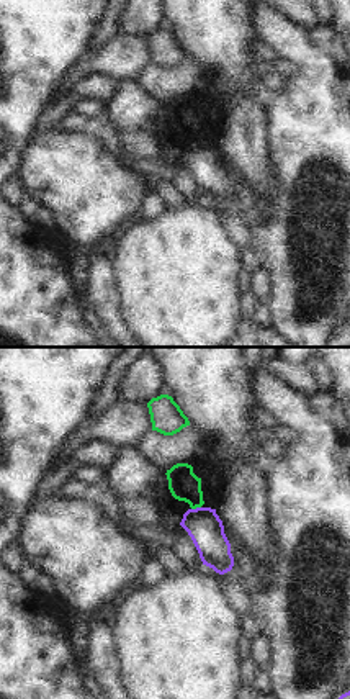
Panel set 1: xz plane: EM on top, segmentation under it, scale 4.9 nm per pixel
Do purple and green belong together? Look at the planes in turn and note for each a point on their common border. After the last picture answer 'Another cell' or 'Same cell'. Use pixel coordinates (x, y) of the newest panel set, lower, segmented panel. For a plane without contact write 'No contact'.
Touches purple at (197, 508)

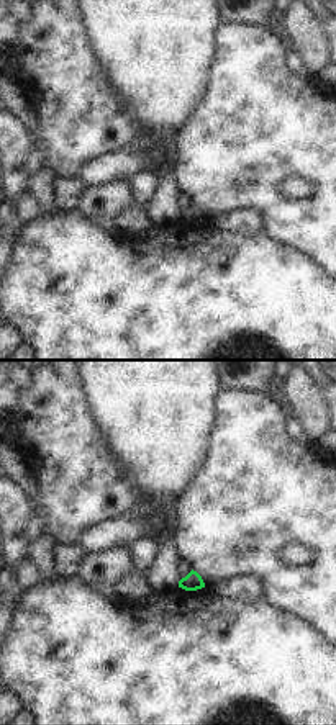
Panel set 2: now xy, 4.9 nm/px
No contact

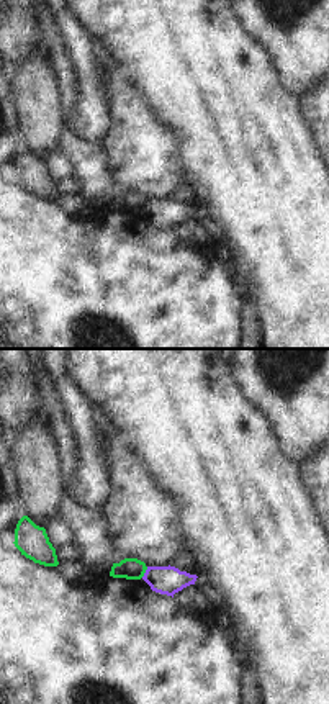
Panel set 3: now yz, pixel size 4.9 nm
Touches purple at (146, 572)

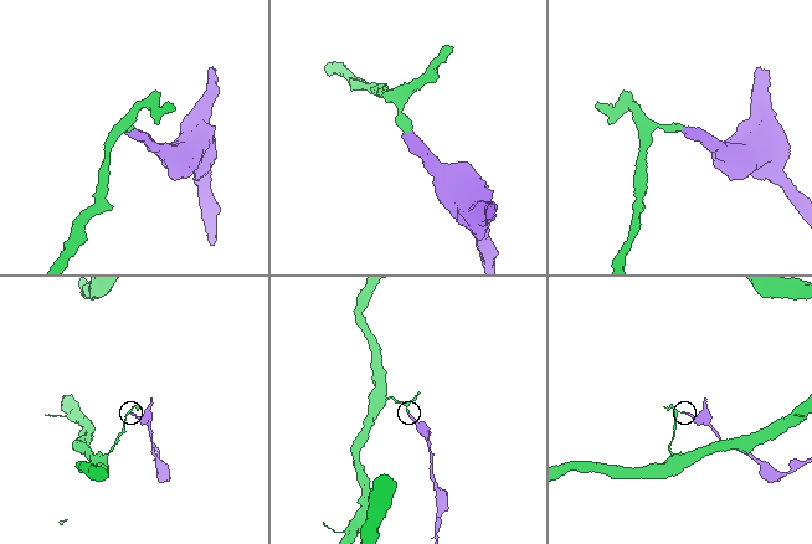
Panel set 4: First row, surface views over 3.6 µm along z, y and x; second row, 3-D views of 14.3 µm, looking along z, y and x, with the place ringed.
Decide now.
Another cell

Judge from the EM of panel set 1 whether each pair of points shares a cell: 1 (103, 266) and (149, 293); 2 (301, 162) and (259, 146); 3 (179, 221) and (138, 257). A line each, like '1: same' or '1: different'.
1: different
2: different
3: same

